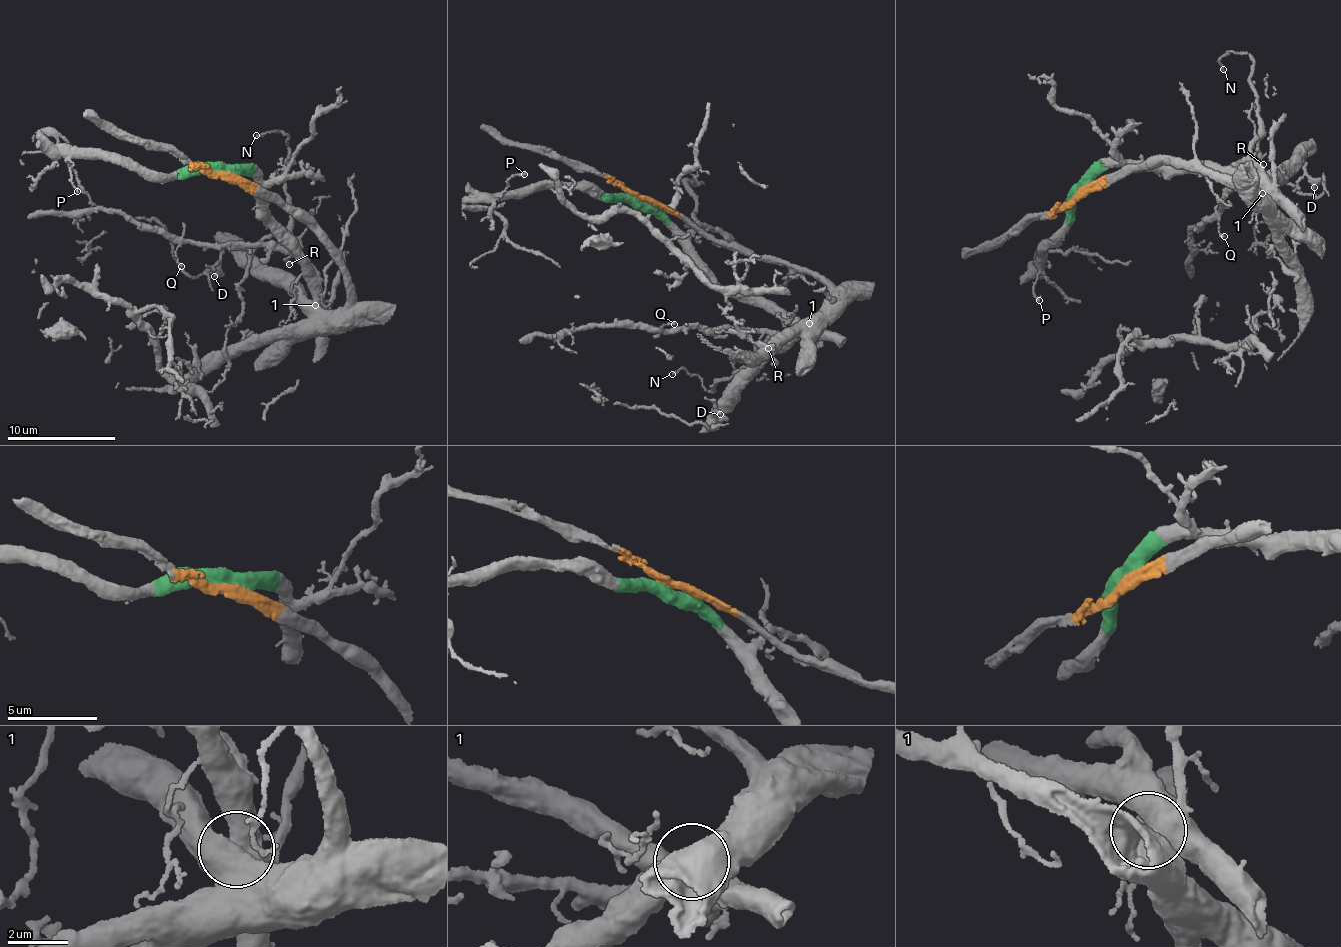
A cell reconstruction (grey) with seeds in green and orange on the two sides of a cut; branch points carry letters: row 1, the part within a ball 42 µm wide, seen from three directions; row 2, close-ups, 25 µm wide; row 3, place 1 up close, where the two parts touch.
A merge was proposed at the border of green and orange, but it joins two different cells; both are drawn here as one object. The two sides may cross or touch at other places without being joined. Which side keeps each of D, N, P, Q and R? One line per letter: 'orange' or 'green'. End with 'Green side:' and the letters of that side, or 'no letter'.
D: orange
N: green
P: green
Q: green
R: green
Green side: N, P, Q, R

